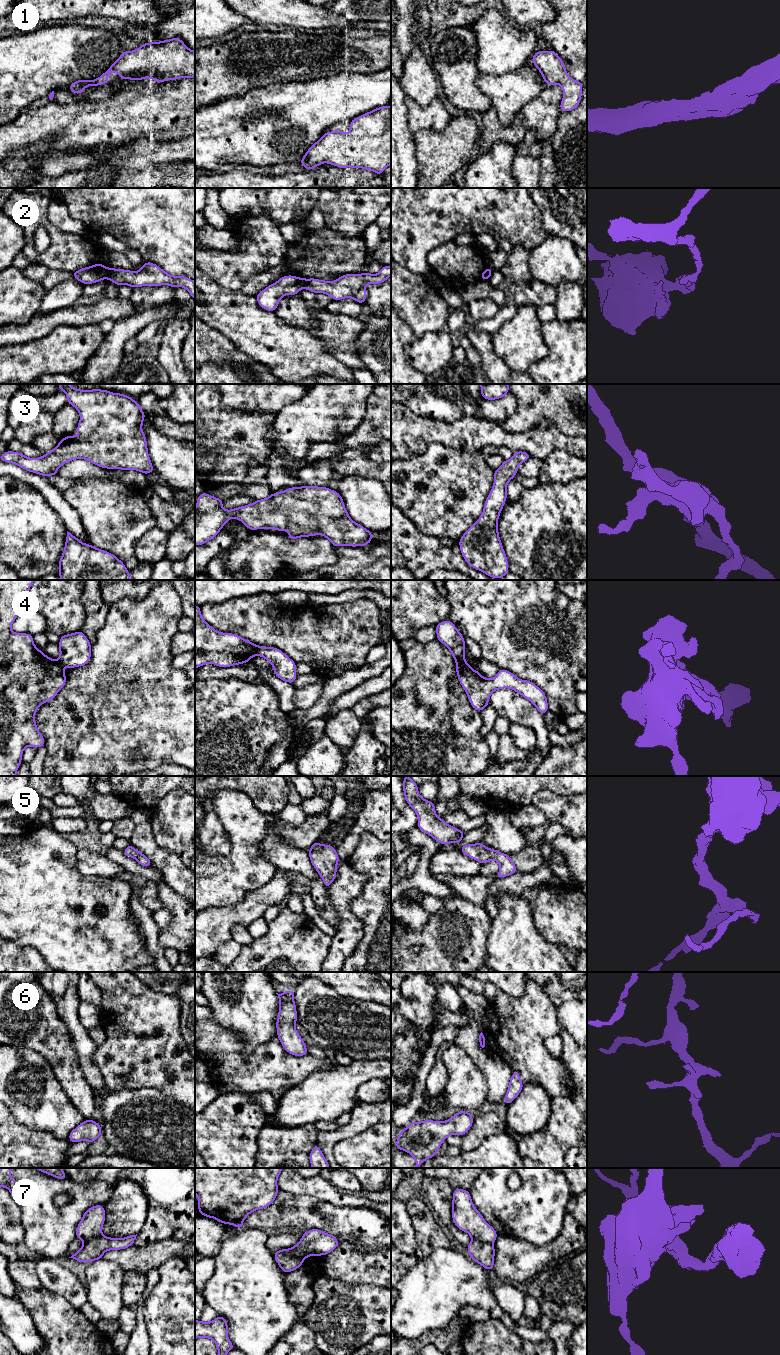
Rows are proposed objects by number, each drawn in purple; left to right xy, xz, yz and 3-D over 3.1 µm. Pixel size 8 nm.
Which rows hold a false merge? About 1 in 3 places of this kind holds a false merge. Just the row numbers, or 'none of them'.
4, 7

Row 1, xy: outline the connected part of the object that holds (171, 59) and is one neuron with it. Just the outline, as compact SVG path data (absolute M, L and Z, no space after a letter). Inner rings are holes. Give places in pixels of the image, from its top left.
M178 37L141 44L138 49L133 51L123 51L120 57L98 78L94 80L80 79L73 82L68 87L74 94L82 94L88 86L100 86L110 83L108 74L117 72L119 79L143 80L150 78L156 82L168 80L178 80L179 78L195 77L195 51L189 49Z

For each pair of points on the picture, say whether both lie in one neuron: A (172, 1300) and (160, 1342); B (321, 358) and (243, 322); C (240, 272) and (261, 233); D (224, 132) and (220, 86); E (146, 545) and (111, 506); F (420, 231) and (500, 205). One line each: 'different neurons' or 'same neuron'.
A: same neuron
B: same neuron
C: same neuron
D: different neurons
E: different neurons
F: same neuron

